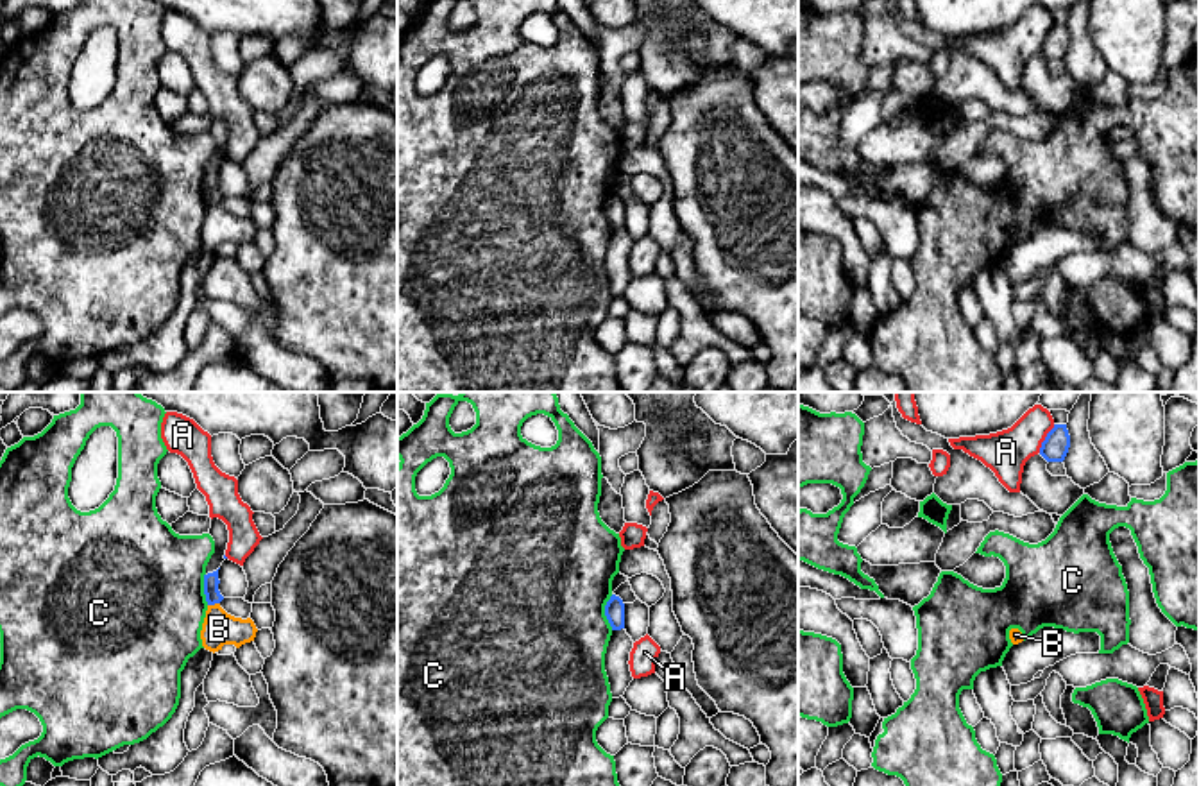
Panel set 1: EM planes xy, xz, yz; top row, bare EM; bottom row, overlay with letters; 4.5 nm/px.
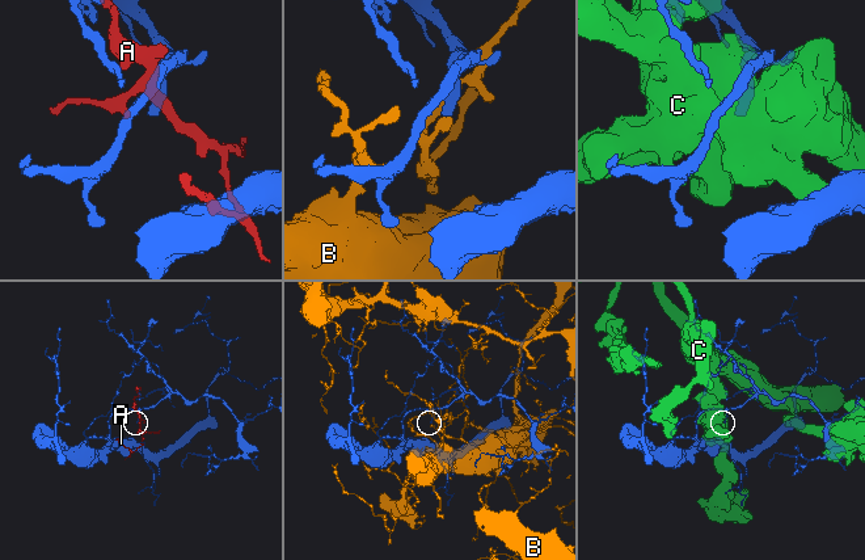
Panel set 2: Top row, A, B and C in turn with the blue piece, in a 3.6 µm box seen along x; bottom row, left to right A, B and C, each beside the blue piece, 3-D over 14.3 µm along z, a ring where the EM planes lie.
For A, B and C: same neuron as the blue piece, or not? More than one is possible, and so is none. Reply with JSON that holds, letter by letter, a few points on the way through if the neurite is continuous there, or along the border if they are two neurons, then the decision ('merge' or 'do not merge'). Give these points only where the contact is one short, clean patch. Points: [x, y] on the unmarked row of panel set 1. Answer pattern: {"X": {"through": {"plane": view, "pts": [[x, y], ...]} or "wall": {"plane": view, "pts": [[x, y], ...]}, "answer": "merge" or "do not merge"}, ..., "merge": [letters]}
{"A": {"answer": "do not merge"}, "B": {"answer": "do not merge"}, "C": {"answer": "do not merge"}, "merge": []}

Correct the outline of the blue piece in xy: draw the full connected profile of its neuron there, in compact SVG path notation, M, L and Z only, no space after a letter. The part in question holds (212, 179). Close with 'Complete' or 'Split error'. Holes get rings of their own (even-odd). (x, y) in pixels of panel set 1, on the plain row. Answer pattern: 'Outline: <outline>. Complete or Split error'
Outline: M218 168L204 174L204 193L206 193L208 204L215 204L215 202L220 202L224 199L224 195L218 190L218 183L220 183Z. Complete

